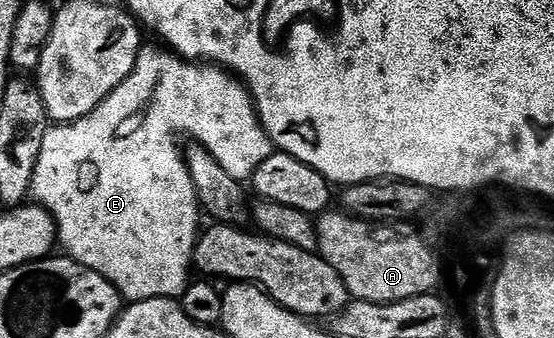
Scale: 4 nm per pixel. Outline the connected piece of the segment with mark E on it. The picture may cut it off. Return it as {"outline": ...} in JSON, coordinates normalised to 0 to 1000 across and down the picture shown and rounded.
{"outline":[[[262,130],[255,142],[249,175],[242,186],[238,219],[168,334],[139,358],[96,367],[81,388],[76,441],[70,450],[67,488],[61,494],[56,556],[56,580],[61,586],[63,604],[79,609],[101,645],[105,713],[112,737],[116,725],[114,746],[130,769],[139,772],[143,784],[153,784],[155,793],[168,796],[171,808],[182,808],[215,861],[218,882],[231,896],[256,885],[278,885],[280,879],[314,879],[319,885],[330,879],[343,840],[339,793],[343,799],[348,793],[354,716],[365,678],[365,663],[361,666],[365,621],[359,604],[350,601],[348,574],[345,568],[325,571],[325,547],[338,550],[341,544],[339,497],[332,479],[329,426],[325,429],[323,411],[318,408],[316,388],[303,382],[303,346],[296,334],[327,334],[332,349],[368,370],[415,453],[412,497],[426,521],[428,536],[435,541],[446,538],[453,527],[455,509],[466,494],[473,494],[473,482],[480,482],[480,470],[495,450],[491,417],[486,411],[482,388],[473,376],[469,343],[462,334],[462,308],[455,299],[455,278],[448,272],[446,251],[431,228],[421,222],[410,201],[388,186],[341,180],[323,169],[319,157],[312,157],[301,139],[282,133]]]}

